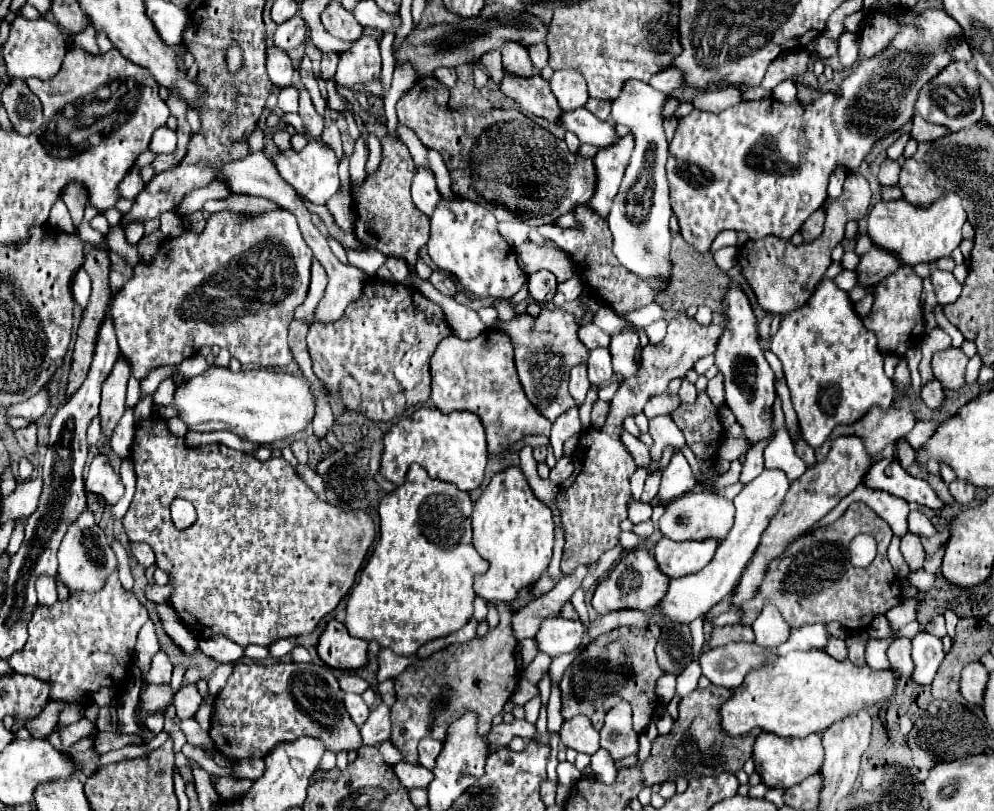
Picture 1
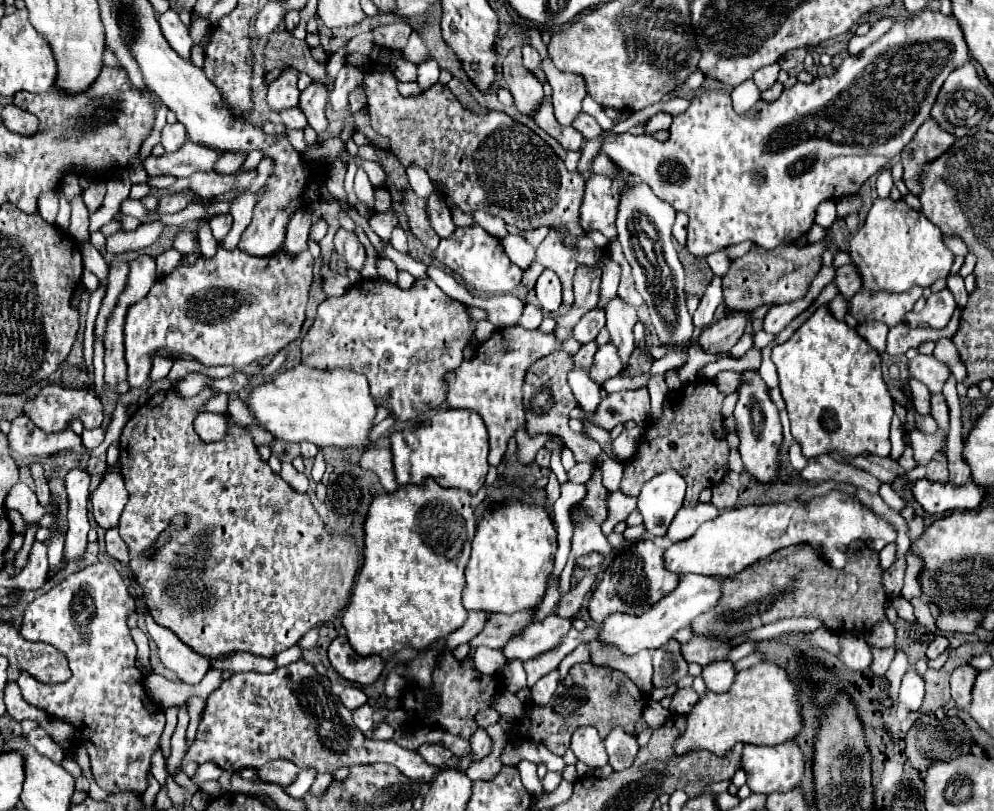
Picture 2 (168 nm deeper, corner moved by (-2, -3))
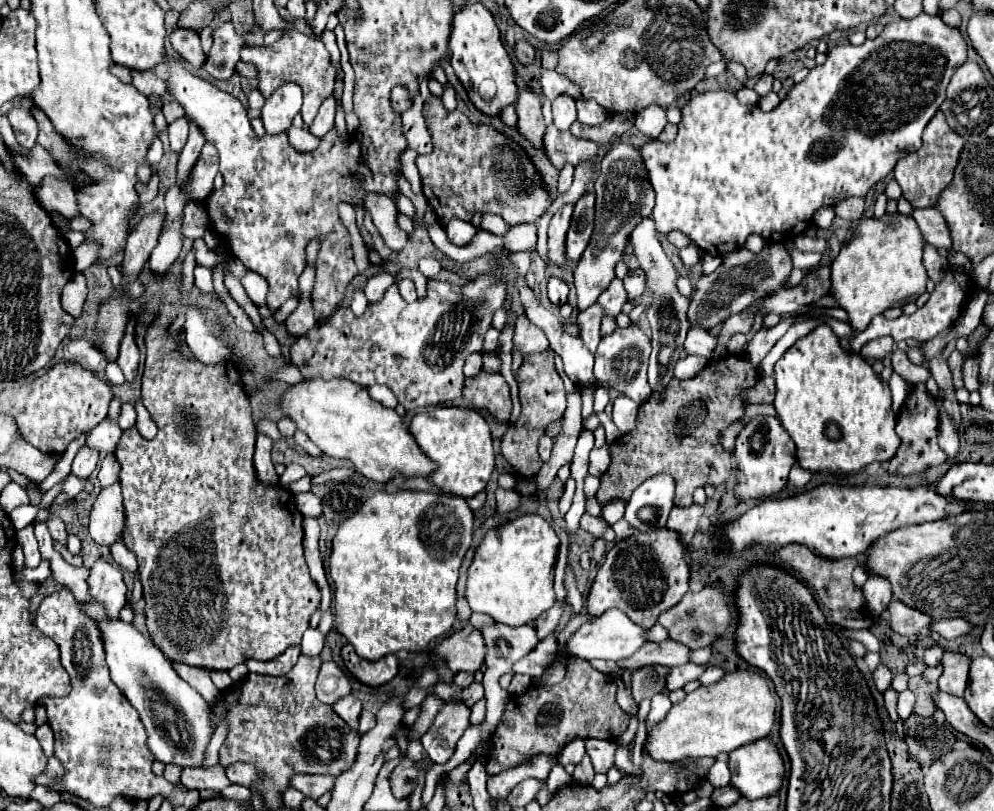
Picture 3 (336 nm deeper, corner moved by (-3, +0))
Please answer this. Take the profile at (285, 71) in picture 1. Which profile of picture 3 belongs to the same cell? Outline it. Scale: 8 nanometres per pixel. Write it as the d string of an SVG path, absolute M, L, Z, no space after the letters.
M283 83L271 97L265 99L261 119L267 133L281 133L291 127L293 117L301 111L303 95L297 83Z

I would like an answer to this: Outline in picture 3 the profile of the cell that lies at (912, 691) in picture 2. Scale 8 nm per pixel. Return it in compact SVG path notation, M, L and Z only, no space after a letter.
M903 691L899 693L899 705L897 705L897 713L901 719L907 719L913 713L915 707L915 693L913 691Z

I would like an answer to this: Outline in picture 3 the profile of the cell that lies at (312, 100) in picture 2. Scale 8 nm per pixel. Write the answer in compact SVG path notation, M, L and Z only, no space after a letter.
M287 31L279 41L275 41L269 47L243 47L241 59L245 63L253 63L259 73L259 91L269 97L271 91L275 91L279 85L293 81L299 83L303 89L303 107L301 115L305 125L309 127L319 111L319 105L323 103L325 97L333 93L333 83L335 83L335 69L331 65L329 53L319 37L307 37L299 31Z

